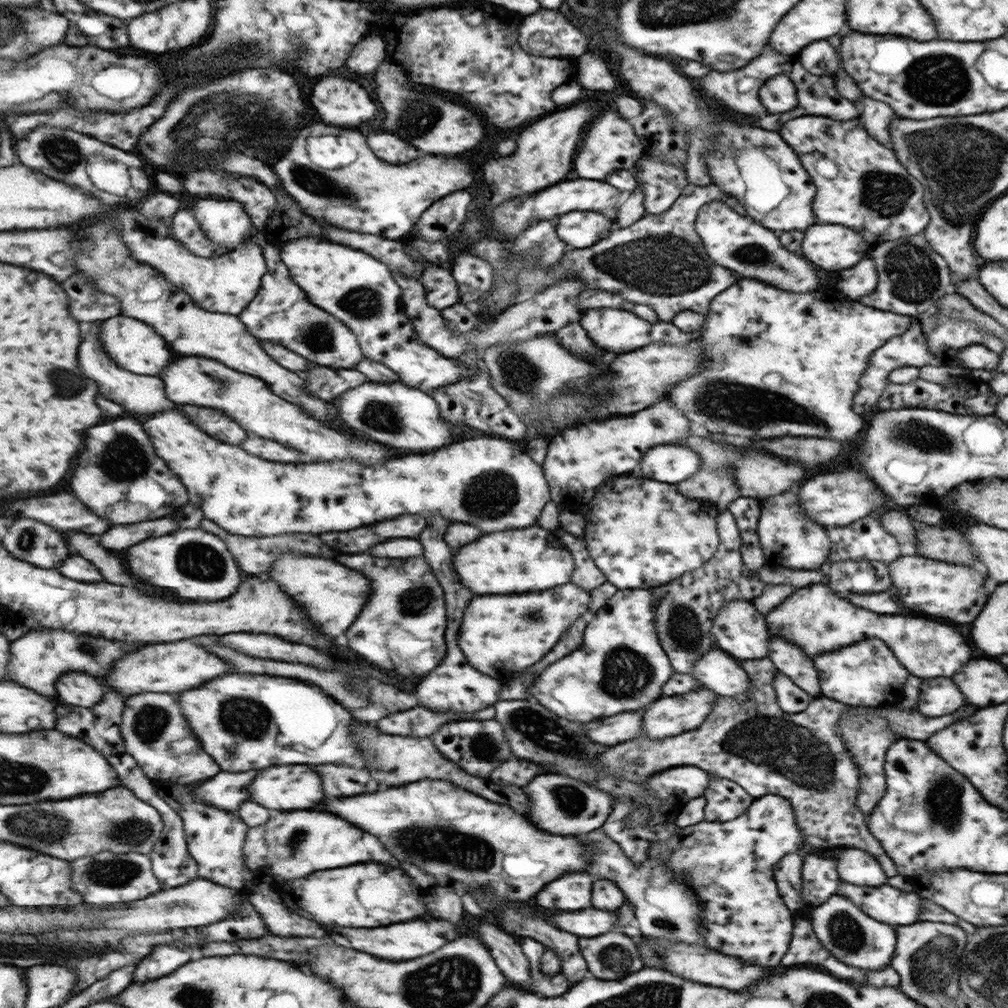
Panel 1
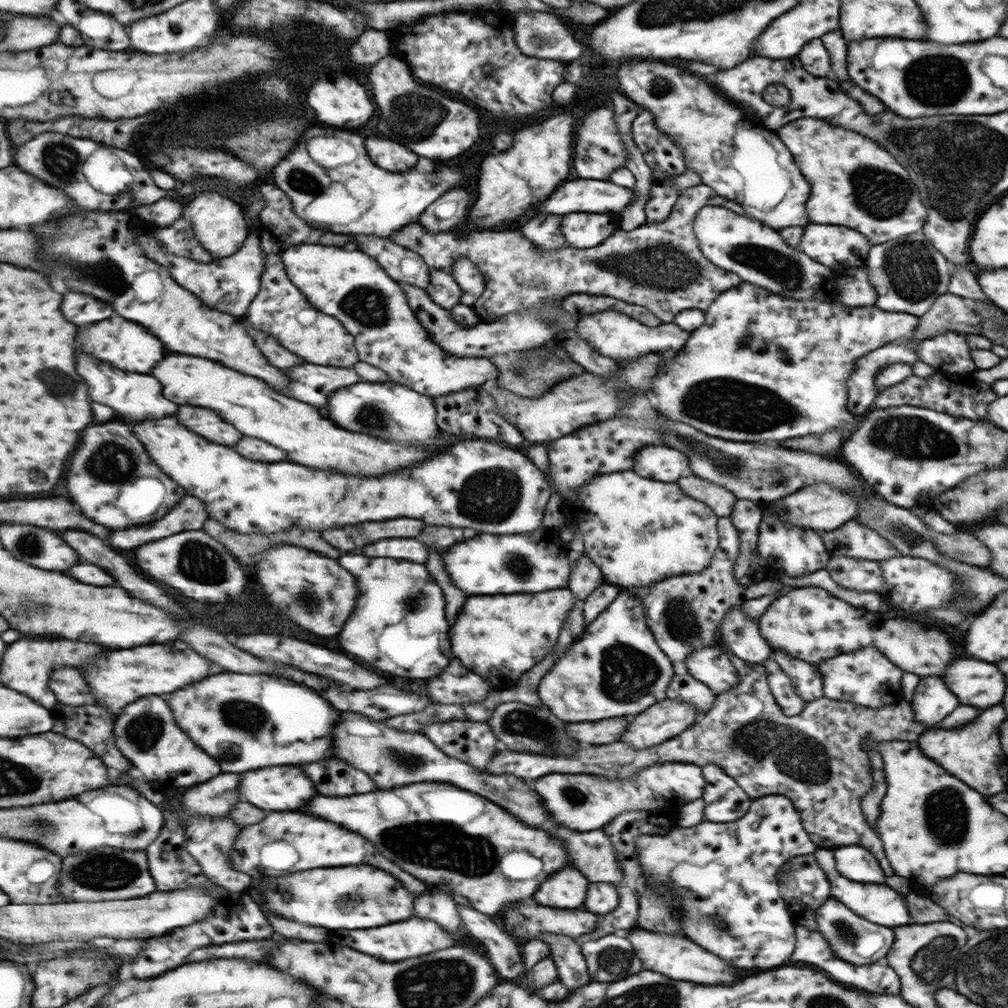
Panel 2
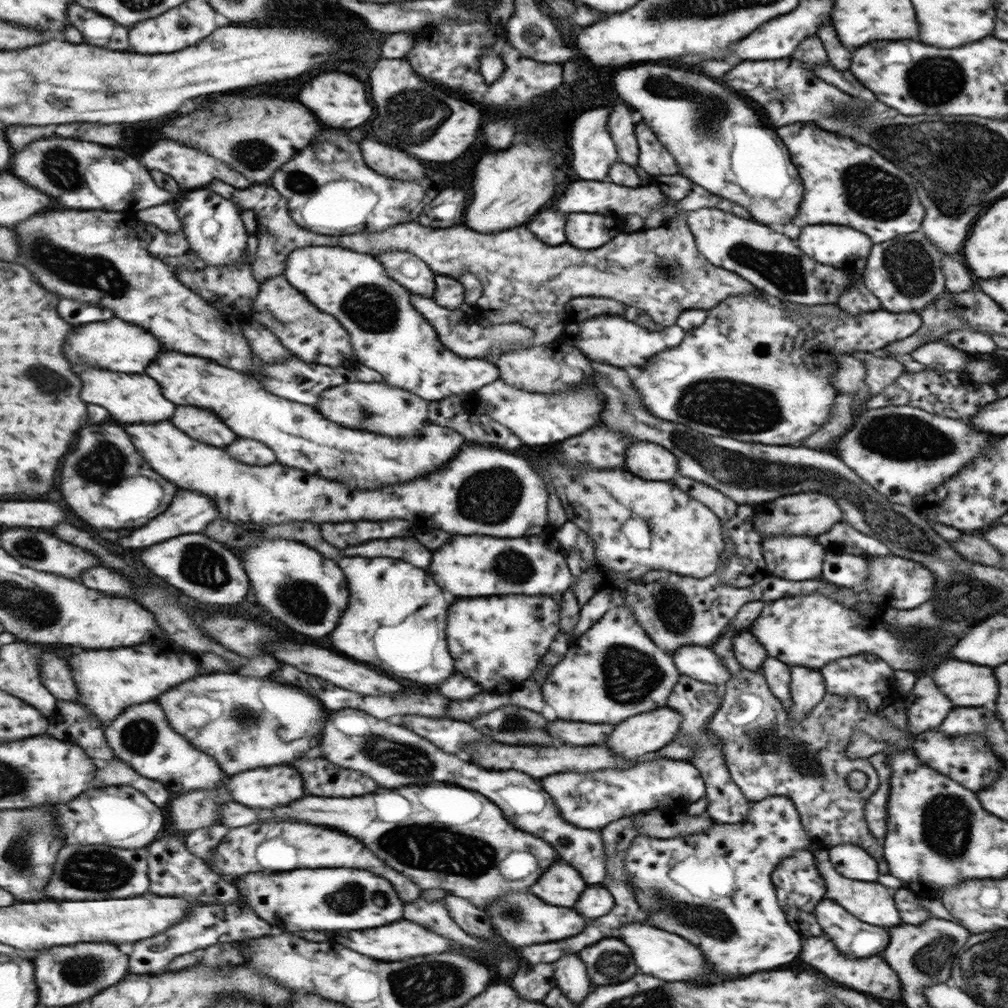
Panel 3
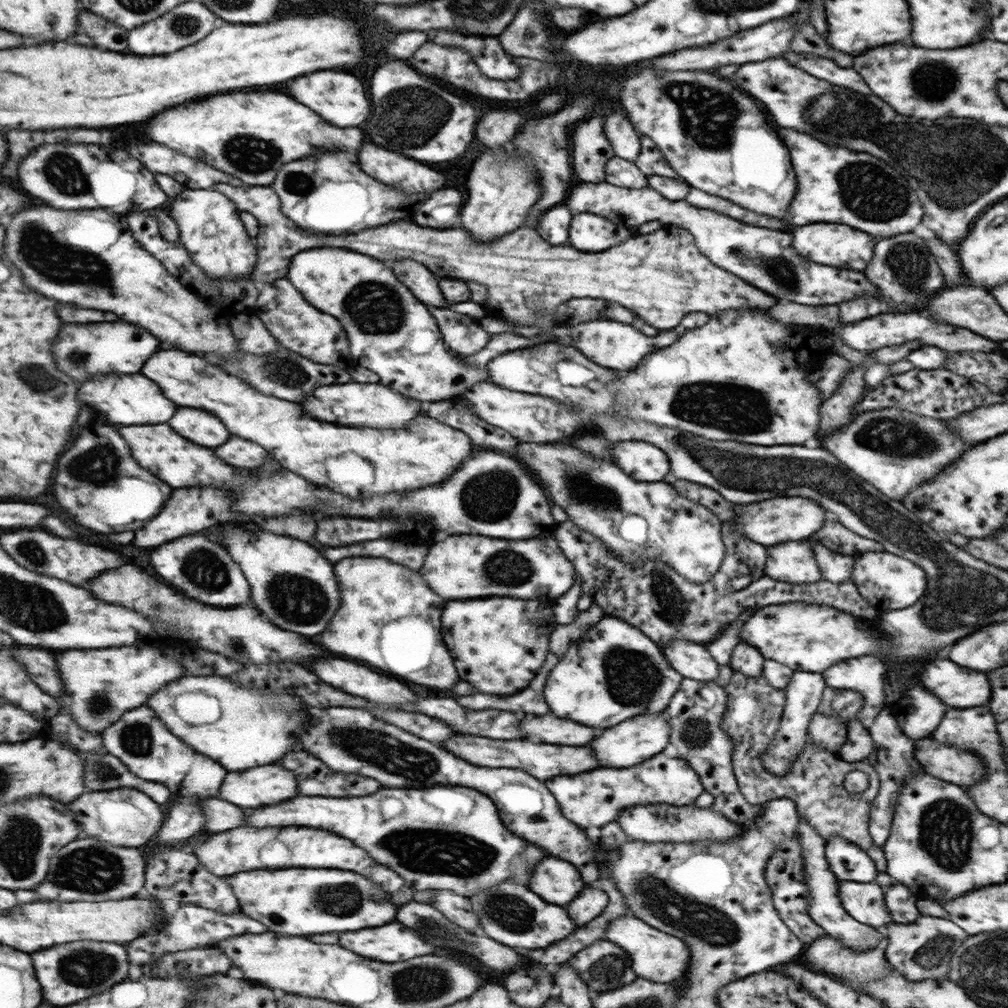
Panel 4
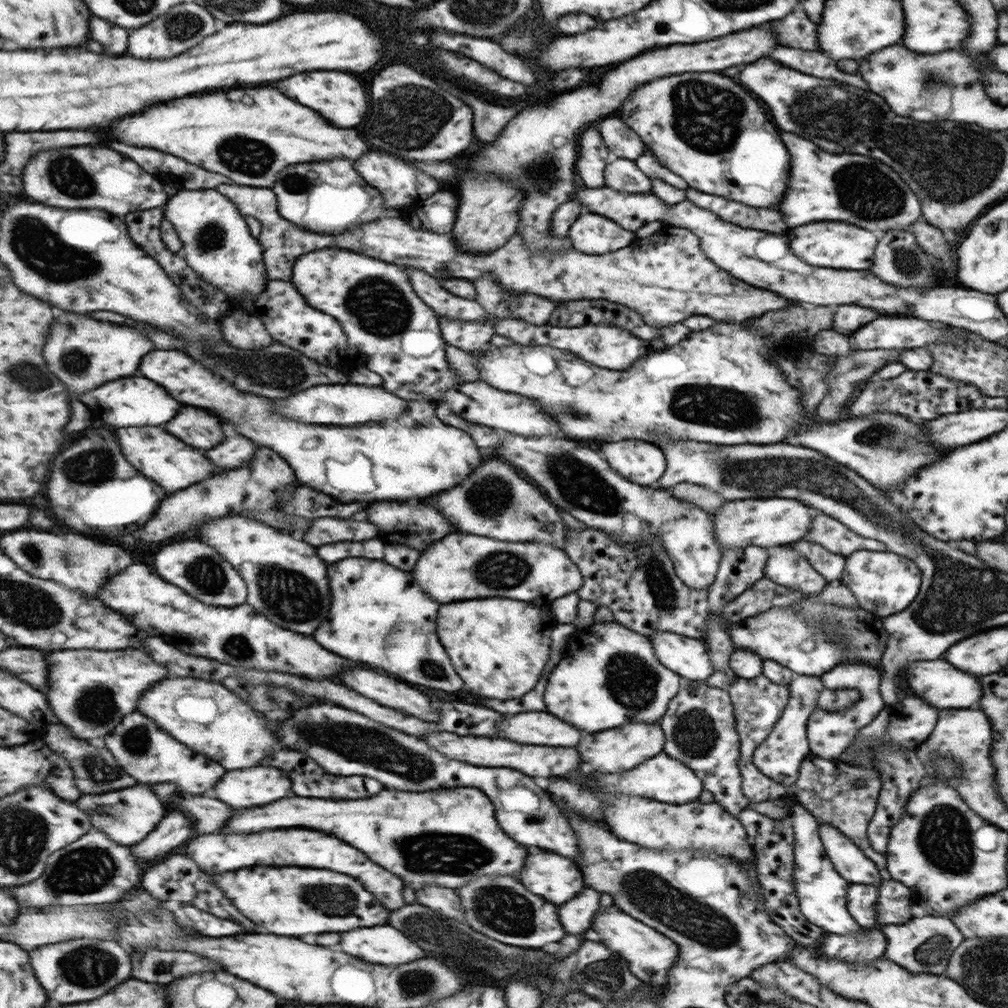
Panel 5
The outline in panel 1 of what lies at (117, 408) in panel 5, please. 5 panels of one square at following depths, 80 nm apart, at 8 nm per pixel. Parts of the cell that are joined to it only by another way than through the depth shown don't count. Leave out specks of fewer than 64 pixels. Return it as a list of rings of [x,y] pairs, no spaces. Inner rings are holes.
[[[95,322],[91,332],[87,334],[87,338],[83,342],[81,352],[79,352],[79,366],[83,368],[85,376],[89,376],[91,380],[95,380],[99,384],[99,392],[105,398],[125,406],[125,410],[129,414],[135,414],[135,416],[153,416],[153,414],[159,414],[163,410],[177,408],[177,404],[173,404],[165,396],[165,382],[161,378],[157,378],[157,376],[137,376],[133,372],[127,372],[106,353],[103,342],[97,336],[99,328],[101,328],[101,322]]]

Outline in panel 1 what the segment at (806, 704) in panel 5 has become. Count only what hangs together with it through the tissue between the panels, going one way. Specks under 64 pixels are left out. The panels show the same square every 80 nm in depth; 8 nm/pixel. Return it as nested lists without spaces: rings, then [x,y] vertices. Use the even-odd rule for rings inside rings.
[[[771,634],[769,651],[765,657],[774,663],[778,672],[787,676],[803,689],[803,692],[812,698],[820,696],[821,679],[818,676],[818,670],[814,668],[813,660],[805,656],[796,644],[791,644],[788,640]]]

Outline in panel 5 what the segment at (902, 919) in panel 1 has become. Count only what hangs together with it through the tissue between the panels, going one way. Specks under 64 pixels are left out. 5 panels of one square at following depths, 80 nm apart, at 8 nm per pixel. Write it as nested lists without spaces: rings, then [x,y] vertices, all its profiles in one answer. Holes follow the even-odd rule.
[[[849,883],[846,894],[846,909],[855,922],[867,929],[873,928],[875,922],[874,902],[876,884]]]

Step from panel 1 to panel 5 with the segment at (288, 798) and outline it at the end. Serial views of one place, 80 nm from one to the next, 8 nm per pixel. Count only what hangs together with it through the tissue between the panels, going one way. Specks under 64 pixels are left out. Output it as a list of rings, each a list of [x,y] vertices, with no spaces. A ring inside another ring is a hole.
[[[255,766],[249,770],[227,772],[215,792],[219,800],[233,808],[253,808],[277,802],[287,796],[295,796],[291,786],[293,782],[283,770],[271,766]]]

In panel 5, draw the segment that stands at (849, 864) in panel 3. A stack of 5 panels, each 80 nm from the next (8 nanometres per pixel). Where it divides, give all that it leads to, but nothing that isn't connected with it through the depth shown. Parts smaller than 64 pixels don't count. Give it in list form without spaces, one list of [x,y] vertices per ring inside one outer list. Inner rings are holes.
[[[818,824],[818,835],[835,872],[848,883],[877,884],[878,868],[836,828]]]

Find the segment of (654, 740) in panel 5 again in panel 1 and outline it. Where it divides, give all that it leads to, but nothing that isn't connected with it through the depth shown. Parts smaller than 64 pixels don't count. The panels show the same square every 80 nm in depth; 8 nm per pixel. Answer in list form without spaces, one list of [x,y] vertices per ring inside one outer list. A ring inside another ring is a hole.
[[[701,684],[686,694],[659,698],[643,712],[640,736],[653,740],[693,730],[710,714],[717,698]]]

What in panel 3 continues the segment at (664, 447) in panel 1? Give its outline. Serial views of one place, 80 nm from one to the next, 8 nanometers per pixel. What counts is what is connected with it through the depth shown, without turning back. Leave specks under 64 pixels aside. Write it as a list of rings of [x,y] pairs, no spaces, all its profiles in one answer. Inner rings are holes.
[[[635,441],[624,452],[624,469],[641,480],[672,482],[677,475],[678,457],[662,445]]]

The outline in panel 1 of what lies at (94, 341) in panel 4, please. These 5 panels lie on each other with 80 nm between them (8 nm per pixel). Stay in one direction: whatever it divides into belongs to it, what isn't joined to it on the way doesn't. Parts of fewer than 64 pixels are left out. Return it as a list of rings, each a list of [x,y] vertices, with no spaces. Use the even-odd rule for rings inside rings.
[[[117,316],[111,318],[107,322],[103,322],[103,330],[101,330],[101,338],[105,342],[106,353],[113,359],[121,368],[131,370],[135,374],[147,374],[147,376],[159,376],[169,362],[173,360],[173,352],[169,350],[169,344],[155,334],[155,330],[135,318],[127,318],[127,316]]]

